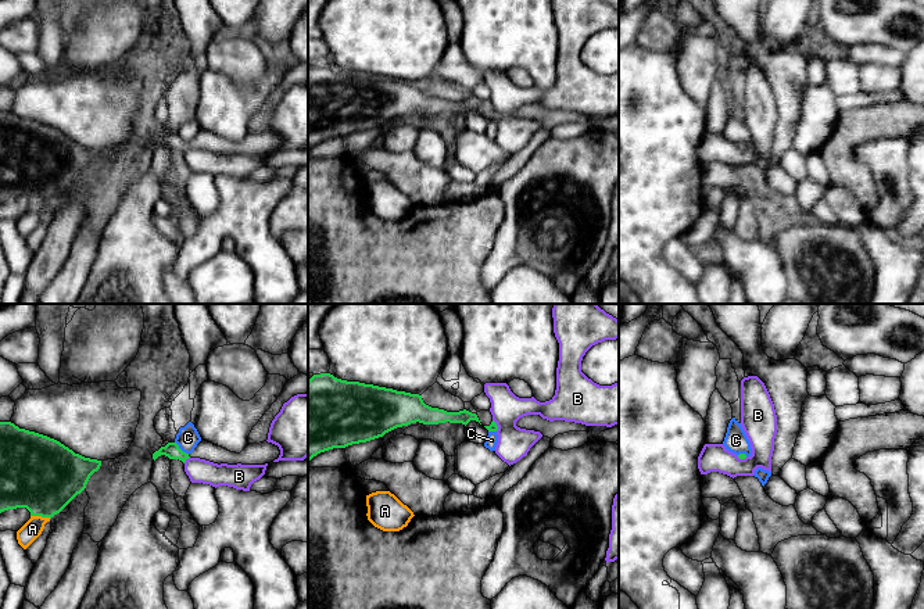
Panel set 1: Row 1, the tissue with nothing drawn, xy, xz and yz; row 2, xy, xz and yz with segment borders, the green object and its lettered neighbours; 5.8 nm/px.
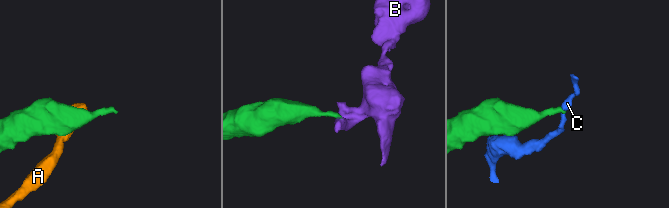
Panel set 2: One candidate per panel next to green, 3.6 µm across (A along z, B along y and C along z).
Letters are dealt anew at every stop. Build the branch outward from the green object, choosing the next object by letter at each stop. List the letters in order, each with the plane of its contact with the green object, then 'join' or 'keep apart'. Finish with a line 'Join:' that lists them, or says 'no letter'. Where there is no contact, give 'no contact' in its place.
A: xy | keep apart
B: xy | keep apart
C: xy | keep apart
Join: no letter

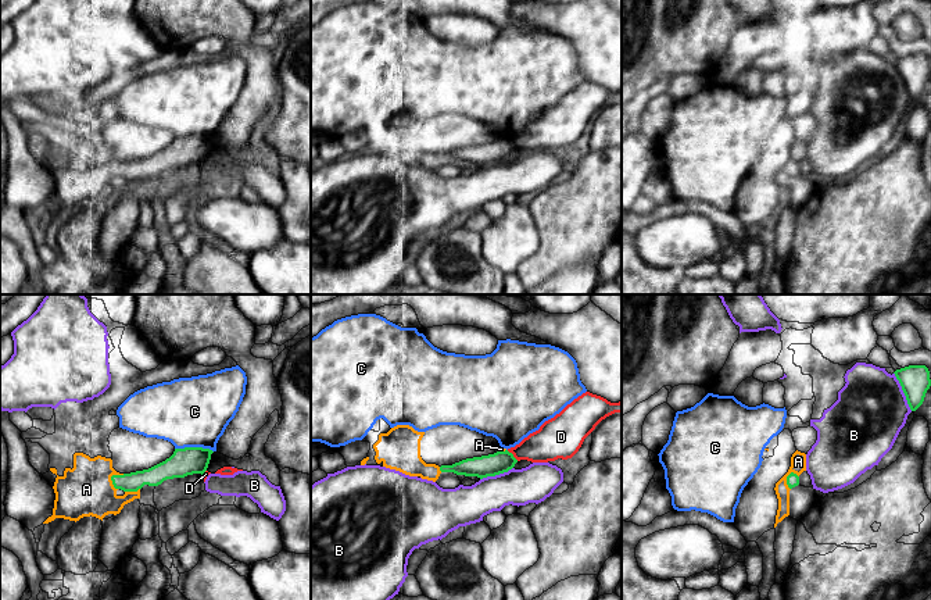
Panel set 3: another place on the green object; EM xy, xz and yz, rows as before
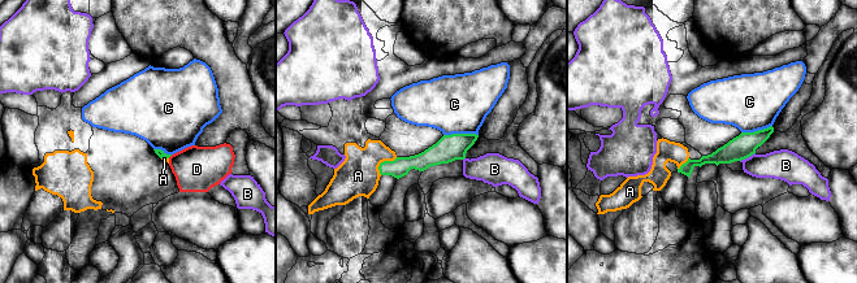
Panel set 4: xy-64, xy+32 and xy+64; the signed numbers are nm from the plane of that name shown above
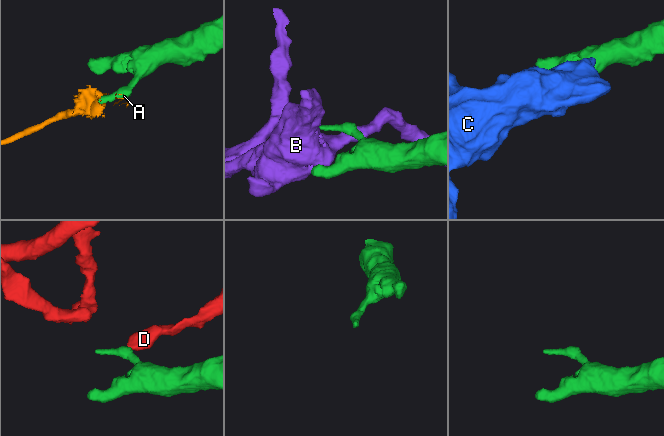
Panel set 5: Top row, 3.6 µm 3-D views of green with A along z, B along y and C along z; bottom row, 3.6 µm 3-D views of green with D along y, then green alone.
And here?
A: xy | join
B: yz | keep apart
C: xy | keep apart
D: xz | keep apart
Join: A

